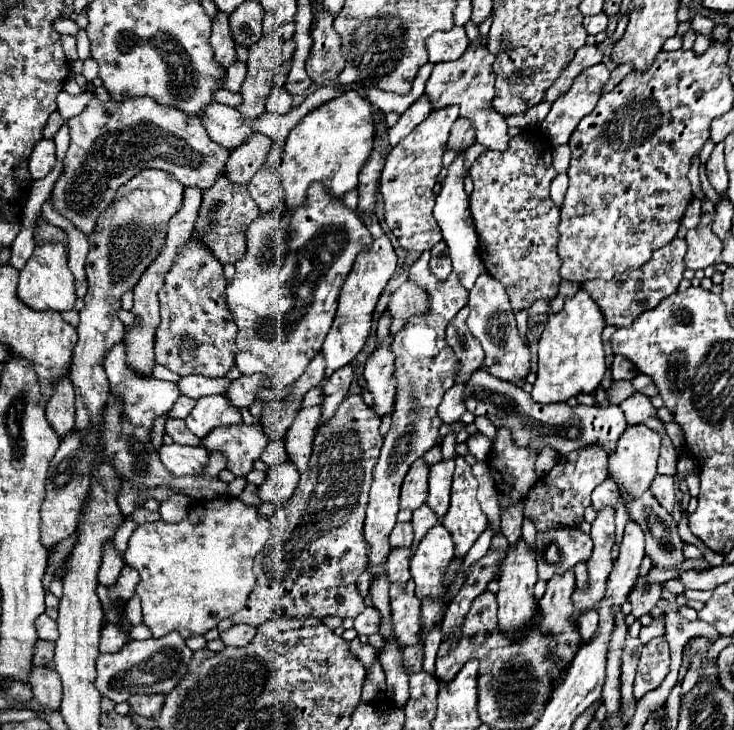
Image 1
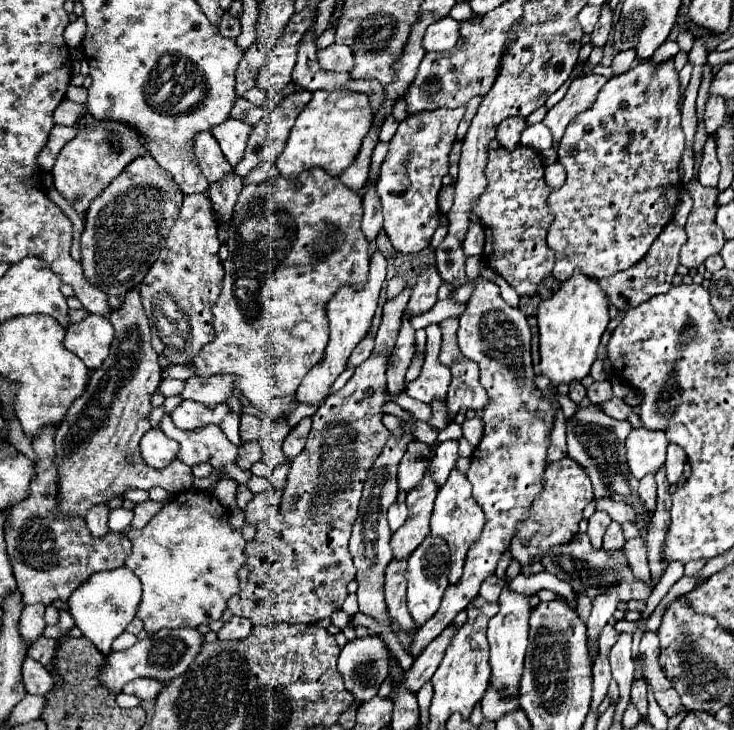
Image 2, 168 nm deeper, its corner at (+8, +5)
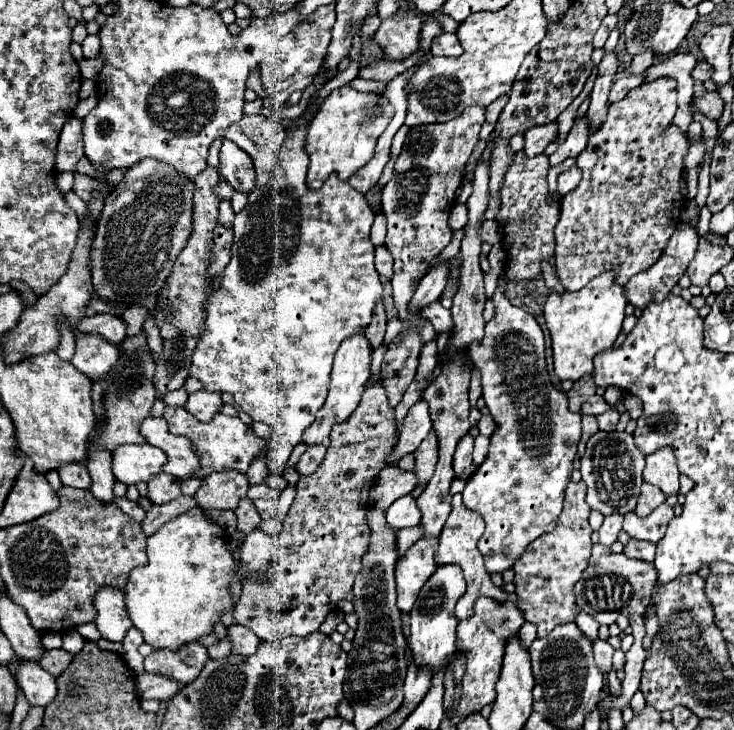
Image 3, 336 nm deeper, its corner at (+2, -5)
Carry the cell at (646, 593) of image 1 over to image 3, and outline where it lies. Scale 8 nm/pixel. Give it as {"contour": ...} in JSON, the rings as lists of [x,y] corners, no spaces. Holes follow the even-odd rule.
{"contour":[[[631,538],[629,544],[625,544],[623,554],[629,556],[629,558],[637,558],[637,560],[643,560],[647,564],[653,564],[653,560],[655,560],[655,544]]]}

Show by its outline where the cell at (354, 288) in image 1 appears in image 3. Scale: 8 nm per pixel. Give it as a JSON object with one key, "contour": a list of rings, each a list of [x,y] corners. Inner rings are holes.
{"contour":[[[363,332],[351,334],[351,338],[345,338],[335,354],[333,370],[331,370],[331,382],[329,382],[329,394],[325,404],[319,408],[319,414],[315,416],[315,422],[303,432],[303,442],[307,444],[325,444],[329,446],[329,432],[331,426],[337,422],[343,422],[351,416],[351,412],[359,406],[361,394],[365,390],[365,382],[371,378],[369,364],[371,364],[371,346]]]}

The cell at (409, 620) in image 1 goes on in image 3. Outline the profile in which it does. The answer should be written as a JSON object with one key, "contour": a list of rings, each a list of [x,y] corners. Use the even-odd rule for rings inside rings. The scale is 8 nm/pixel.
{"contour":[[[421,538],[407,554],[397,562],[395,582],[397,582],[397,606],[401,612],[411,612],[421,586],[435,572],[433,554],[437,550],[437,540]]]}

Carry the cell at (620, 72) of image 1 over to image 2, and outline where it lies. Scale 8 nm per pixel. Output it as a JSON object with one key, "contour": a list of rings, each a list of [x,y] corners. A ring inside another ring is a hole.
{"contour":[[[625,50],[625,52],[619,52],[619,54],[615,56],[613,64],[611,64],[611,66],[613,66],[613,70],[615,70],[615,74],[623,74],[623,72],[627,72],[635,56],[637,56],[637,52],[635,52],[635,50]]]}

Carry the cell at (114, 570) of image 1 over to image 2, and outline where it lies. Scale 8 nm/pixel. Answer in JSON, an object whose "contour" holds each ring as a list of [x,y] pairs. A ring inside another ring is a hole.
{"contour":[[[97,504],[93,508],[89,508],[89,512],[85,514],[85,522],[87,528],[91,530],[93,536],[105,536],[107,534],[107,516],[109,516],[109,508],[107,504]]]}

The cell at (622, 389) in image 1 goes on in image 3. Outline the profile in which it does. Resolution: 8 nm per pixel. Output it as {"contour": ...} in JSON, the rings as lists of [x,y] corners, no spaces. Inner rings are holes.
{"contour":[[[595,394],[593,398],[589,398],[589,400],[583,404],[583,414],[599,416],[599,414],[603,414],[603,412],[609,410],[609,408],[611,408],[611,404],[607,404],[603,396],[597,396],[597,394]]]}

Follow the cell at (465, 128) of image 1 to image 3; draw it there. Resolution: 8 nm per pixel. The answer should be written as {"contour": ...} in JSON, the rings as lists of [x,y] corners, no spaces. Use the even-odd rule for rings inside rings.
{"contour":[[[501,96],[501,98],[497,98],[495,102],[491,102],[487,108],[485,108],[485,124],[483,124],[483,128],[481,128],[481,134],[479,134],[479,142],[483,142],[485,144],[485,140],[489,138],[489,134],[493,132],[493,126],[495,126],[495,122],[497,122],[497,116],[501,114],[501,110],[503,110],[503,106],[507,104],[507,96]]]}

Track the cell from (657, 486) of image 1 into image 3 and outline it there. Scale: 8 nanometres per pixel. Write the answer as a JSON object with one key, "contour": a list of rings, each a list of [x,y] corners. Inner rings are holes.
{"contour":[[[643,484],[641,486],[641,494],[639,494],[639,502],[637,502],[637,508],[635,508],[635,514],[649,516],[663,502],[665,502],[665,494],[657,486]]]}

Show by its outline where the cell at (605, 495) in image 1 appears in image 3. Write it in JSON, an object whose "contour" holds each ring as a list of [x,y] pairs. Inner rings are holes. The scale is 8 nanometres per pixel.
{"contour":[[[661,504],[653,514],[641,518],[635,512],[625,514],[623,530],[635,540],[659,542],[667,530],[669,520],[673,518],[673,508],[669,504]]]}

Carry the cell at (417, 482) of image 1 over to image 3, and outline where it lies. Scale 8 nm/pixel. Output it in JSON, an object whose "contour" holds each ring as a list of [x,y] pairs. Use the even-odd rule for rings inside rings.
{"contour":[[[433,430],[429,432],[429,436],[419,444],[419,448],[413,454],[415,454],[413,474],[417,476],[419,484],[427,484],[431,480],[431,474],[437,464],[437,436]]]}

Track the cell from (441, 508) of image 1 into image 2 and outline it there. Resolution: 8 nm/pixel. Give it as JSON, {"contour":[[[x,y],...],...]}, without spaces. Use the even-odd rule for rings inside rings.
{"contour":[[[447,440],[447,442],[437,444],[435,458],[431,460],[431,472],[433,472],[433,480],[437,482],[437,486],[443,486],[445,480],[449,478],[449,472],[455,468],[455,462],[459,458],[457,450],[459,450],[457,440]]]}

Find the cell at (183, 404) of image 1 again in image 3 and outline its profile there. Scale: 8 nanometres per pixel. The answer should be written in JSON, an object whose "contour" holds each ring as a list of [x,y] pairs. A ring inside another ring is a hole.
{"contour":[[[199,390],[195,394],[189,394],[189,400],[187,400],[187,410],[199,418],[201,422],[209,422],[217,412],[219,408],[223,406],[223,400],[221,400],[221,394],[219,392],[207,392],[207,390]]]}

